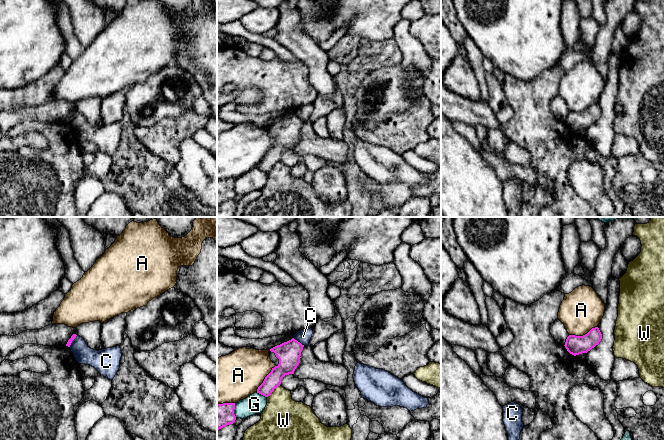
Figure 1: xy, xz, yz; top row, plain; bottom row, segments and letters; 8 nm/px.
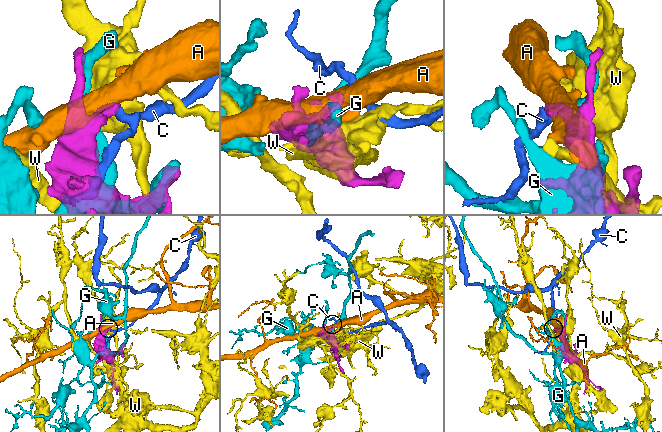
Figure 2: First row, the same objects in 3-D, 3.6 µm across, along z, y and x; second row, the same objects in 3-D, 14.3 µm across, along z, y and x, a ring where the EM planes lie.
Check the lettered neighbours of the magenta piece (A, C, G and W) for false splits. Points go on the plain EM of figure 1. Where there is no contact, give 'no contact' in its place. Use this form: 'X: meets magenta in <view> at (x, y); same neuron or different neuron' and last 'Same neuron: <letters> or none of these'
A: meets magenta in yz at (583, 111); different neuron
C: meets magenta in xz at (299, 118); different neuron
G: meets magenta in xz at (233, 186); different neuron
W: meets magenta in xz at (273, 166); different neuron
Same neuron: none of these

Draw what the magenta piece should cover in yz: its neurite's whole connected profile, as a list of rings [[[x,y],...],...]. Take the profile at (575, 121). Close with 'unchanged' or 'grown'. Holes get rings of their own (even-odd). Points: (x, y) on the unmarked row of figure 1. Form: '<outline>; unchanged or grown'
[[[595,103],[583,112],[569,111],[564,122],[570,130],[576,132],[590,127],[599,120],[601,115],[602,110],[599,104]]]; unchanged

